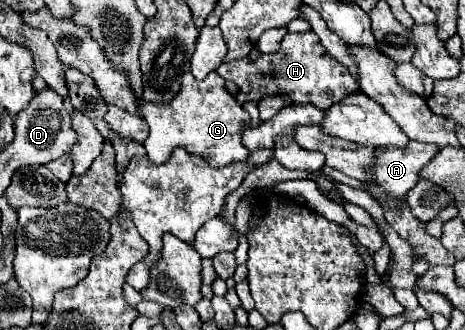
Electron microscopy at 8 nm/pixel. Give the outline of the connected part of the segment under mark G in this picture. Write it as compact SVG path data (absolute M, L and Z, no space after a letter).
M216 71L208 73L208 77L202 81L186 73L182 77L182 87L172 101L156 107L154 103L140 103L140 111L150 125L150 135L142 145L152 163L168 161L176 147L184 147L190 153L208 159L210 165L216 167L248 159L248 149L242 147L240 139L244 125L250 121L250 115L242 109L234 95L226 91L224 79Z

